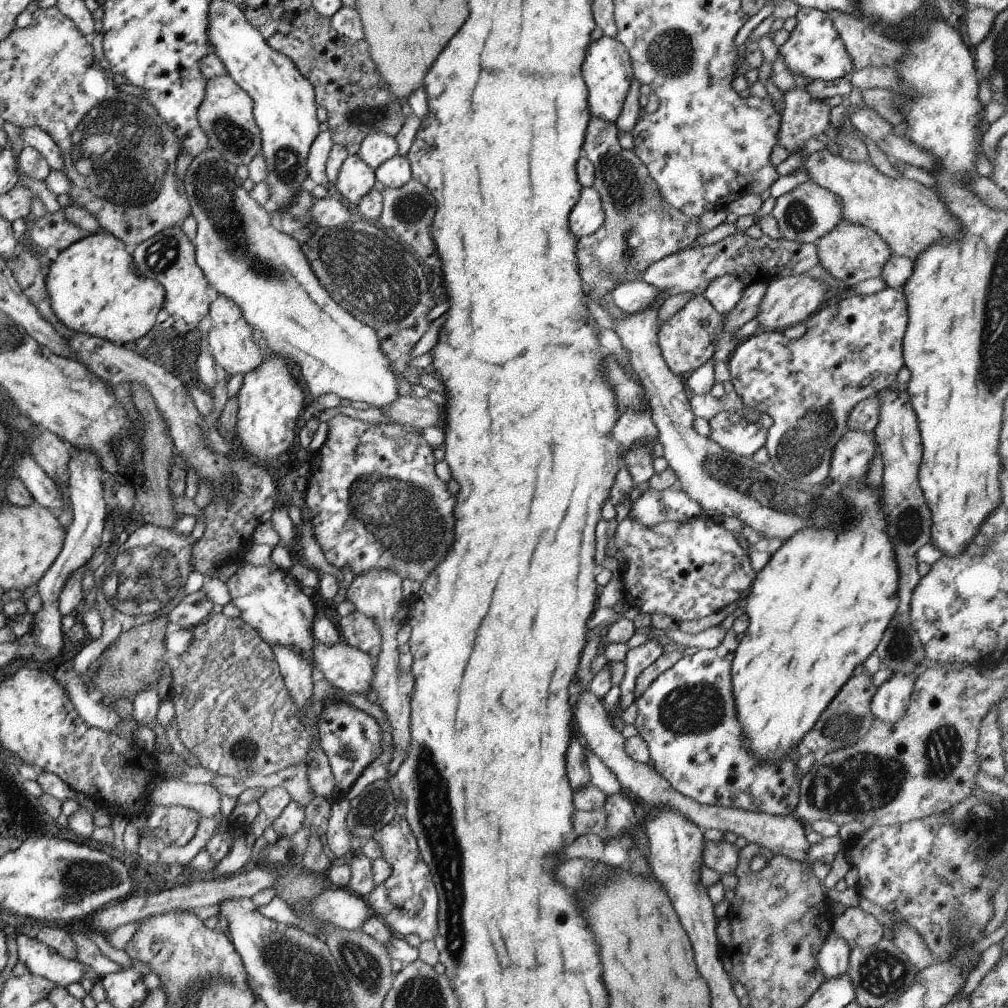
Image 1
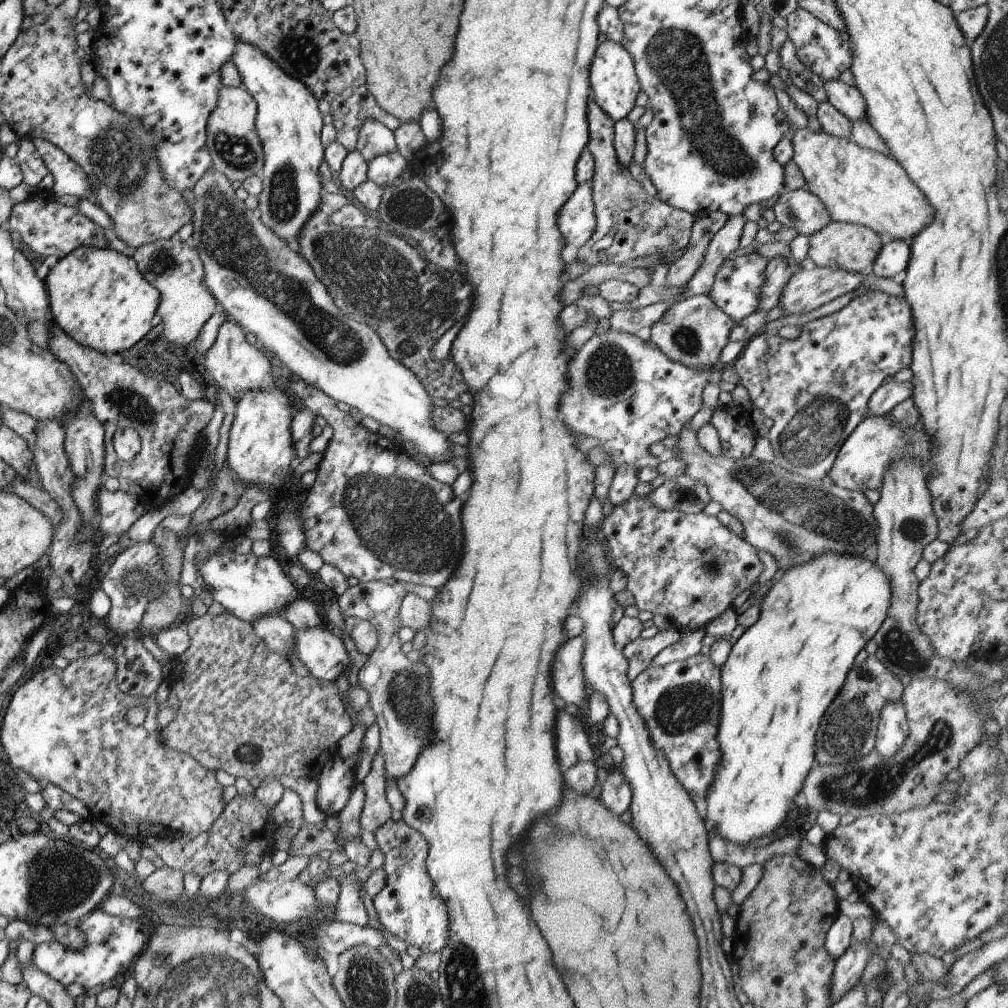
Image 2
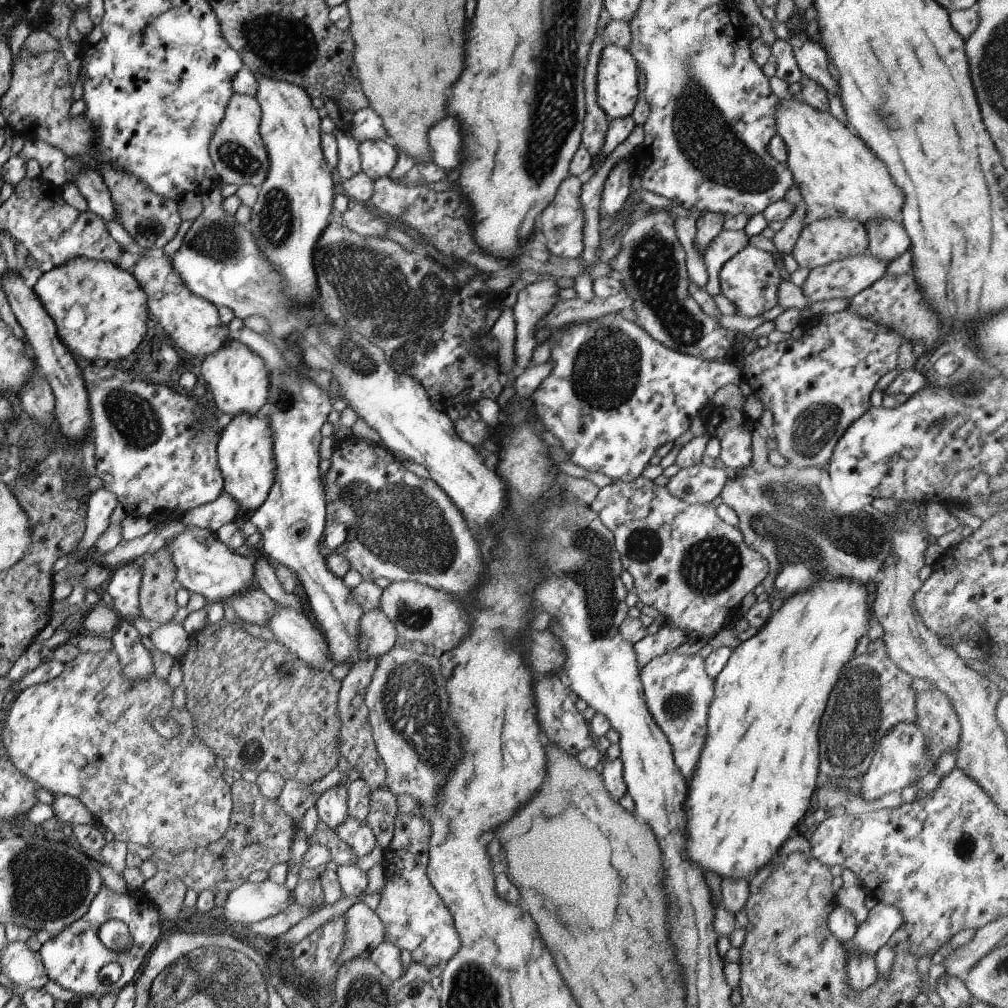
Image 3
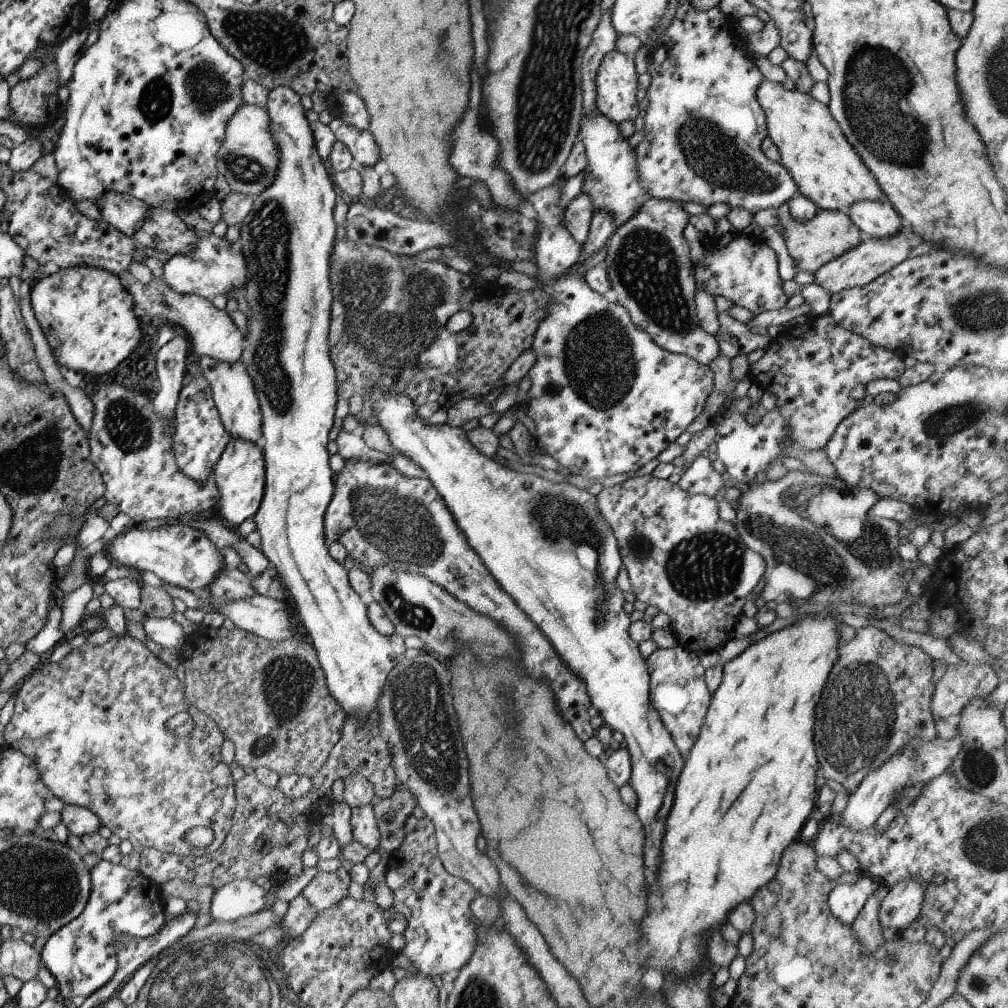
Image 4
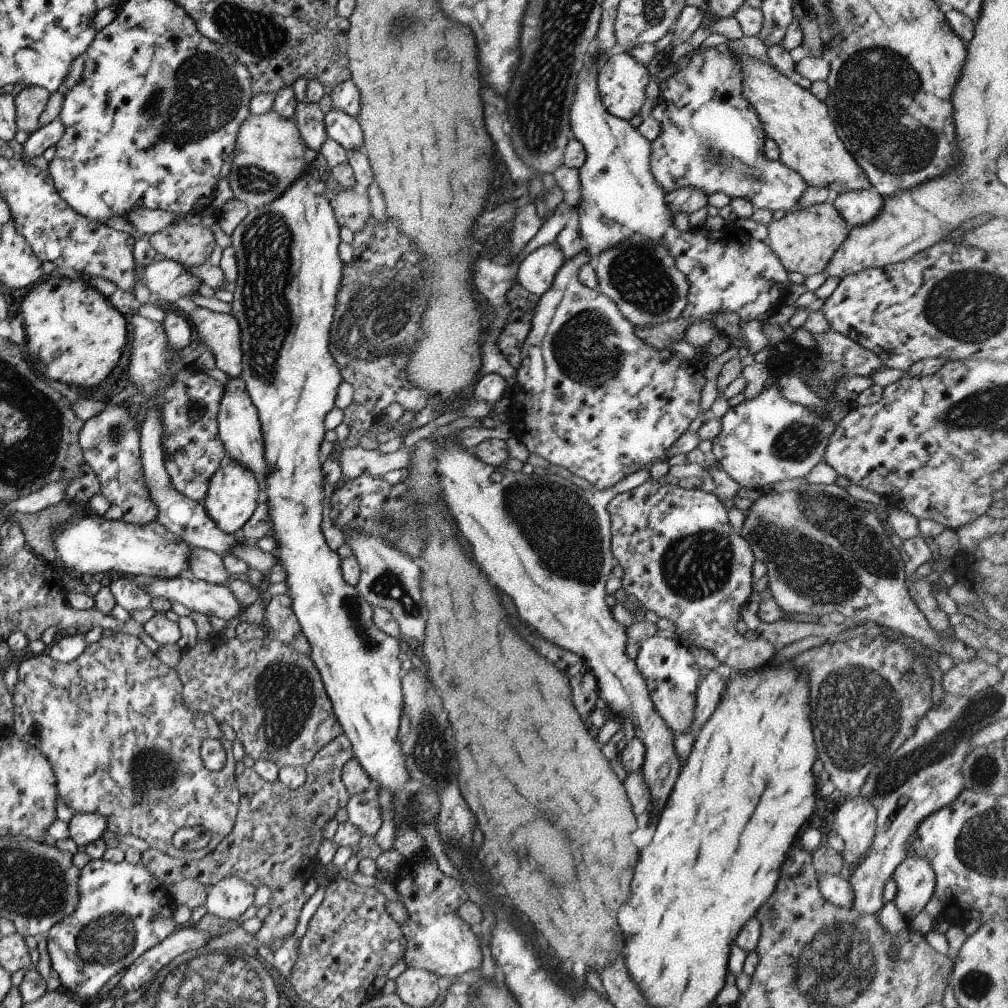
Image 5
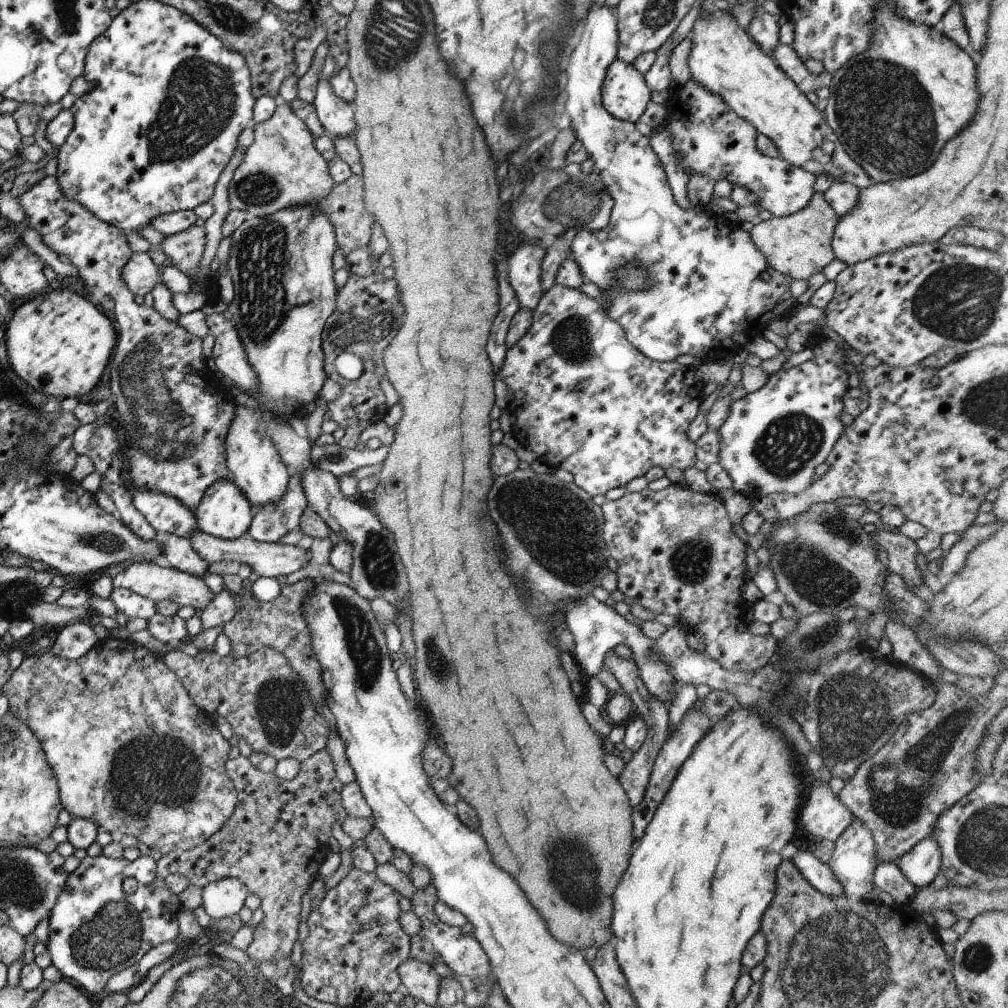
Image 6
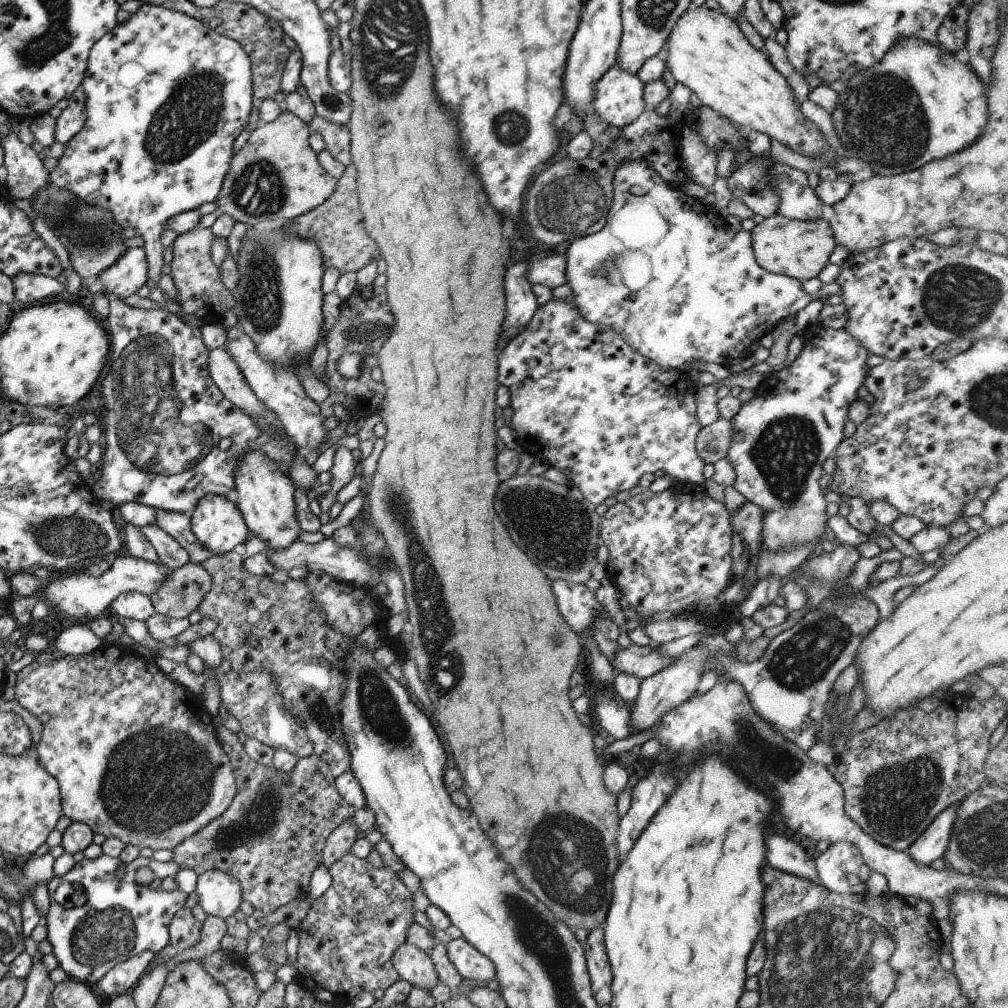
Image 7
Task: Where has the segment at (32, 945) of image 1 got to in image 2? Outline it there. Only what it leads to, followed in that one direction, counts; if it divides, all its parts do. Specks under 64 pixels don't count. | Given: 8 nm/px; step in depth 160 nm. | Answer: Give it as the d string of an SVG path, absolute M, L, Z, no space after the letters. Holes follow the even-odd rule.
M103 896L101 904L98 903L89 916L77 926L85 934L87 944L83 950L71 952L65 946L58 945L56 941L43 942L35 945L29 963L63 987L77 984L85 992L95 986L106 986L118 974L123 974L127 969L131 970L133 960L139 956L147 944L152 923L148 923L145 919L130 920L108 915L100 907L105 900L106 896Z

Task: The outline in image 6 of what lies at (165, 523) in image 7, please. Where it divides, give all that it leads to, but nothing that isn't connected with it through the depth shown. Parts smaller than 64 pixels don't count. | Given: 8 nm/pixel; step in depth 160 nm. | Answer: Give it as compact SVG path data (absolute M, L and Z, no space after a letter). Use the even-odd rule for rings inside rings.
M197 532L190 539L190 545L194 551L200 554L208 564L212 562L243 562L249 566L251 572L257 577L275 578L279 574L286 576L290 572L295 572L303 567L310 558L309 550L305 550L295 545L277 544L276 542L264 543L257 542L245 535L234 539L215 538L214 536Z

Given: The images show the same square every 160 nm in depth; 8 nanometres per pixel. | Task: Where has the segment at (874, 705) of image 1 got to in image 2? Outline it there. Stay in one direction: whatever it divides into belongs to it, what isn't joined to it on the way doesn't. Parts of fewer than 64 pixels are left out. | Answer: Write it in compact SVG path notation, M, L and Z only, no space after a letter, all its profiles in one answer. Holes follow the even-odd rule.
M900 701L885 704L879 712L879 722L874 736L875 752L885 760L891 758L903 744L908 734L909 722Z

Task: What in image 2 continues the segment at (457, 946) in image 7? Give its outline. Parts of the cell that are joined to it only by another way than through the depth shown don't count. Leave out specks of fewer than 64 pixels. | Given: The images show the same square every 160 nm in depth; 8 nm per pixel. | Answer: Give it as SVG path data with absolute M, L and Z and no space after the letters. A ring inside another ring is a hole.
M388 819L374 832L378 850L383 854L382 869L385 886L371 898L379 924L408 946L417 947L422 953L441 952L447 942L448 915L433 882L426 872L427 846L423 836L410 828L402 819Z

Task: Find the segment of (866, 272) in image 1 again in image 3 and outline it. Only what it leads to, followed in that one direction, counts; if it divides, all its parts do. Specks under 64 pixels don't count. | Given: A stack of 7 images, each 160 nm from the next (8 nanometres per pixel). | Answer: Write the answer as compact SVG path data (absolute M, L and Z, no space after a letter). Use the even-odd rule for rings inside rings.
M825 218L803 227L793 246L792 256L799 267L811 270L849 256L860 256L867 251L868 237L863 224L847 218Z

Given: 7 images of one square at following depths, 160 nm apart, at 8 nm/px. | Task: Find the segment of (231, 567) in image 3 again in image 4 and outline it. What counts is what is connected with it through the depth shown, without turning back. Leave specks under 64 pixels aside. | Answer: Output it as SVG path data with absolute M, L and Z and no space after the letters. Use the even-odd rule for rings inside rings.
M133 525L125 534L103 542L101 550L116 566L129 566L140 574L149 570L164 584L192 593L209 586L225 564L218 548L201 531L189 525L163 525L150 531Z

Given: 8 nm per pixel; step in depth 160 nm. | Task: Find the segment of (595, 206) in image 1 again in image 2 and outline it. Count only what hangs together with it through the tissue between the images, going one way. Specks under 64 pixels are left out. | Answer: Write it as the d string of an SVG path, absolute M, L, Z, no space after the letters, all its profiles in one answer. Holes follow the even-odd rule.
M579 182L568 200L557 210L557 230L563 244L579 248L593 234L595 216L590 184Z

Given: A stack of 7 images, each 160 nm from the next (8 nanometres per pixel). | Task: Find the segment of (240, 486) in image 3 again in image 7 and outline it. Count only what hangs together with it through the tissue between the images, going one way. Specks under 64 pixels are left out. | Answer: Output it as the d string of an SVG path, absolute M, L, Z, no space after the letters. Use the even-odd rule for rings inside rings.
M206 494L188 515L195 538L215 555L232 551L249 537L239 509L227 497Z

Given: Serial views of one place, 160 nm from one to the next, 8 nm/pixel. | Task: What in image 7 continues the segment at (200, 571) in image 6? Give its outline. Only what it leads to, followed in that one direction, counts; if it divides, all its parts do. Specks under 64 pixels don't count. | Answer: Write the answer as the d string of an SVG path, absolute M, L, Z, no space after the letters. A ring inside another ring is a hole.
M155 523L140 527L140 531L155 549L158 562L165 564L171 571L181 568L189 562L185 549Z

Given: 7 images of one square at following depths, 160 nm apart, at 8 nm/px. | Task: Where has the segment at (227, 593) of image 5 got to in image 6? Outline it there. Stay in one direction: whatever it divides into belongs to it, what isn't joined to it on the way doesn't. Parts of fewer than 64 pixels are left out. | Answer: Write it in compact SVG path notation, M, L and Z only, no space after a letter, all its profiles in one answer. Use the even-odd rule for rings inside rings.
M152 562L120 566L119 573L112 576L111 579L113 589L117 587L130 590L143 598L151 599L154 603L158 600L171 600L171 602L176 602L179 607L191 606L195 612L202 611L213 600L215 594L207 588L202 577L185 574L173 568L159 567Z

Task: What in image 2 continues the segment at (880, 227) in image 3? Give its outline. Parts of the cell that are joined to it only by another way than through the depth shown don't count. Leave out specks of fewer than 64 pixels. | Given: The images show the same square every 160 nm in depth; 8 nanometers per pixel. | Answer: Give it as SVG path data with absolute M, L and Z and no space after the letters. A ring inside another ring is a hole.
M891 240L879 248L871 273L877 278L895 276L899 272L906 270L910 252L909 243L903 240Z

